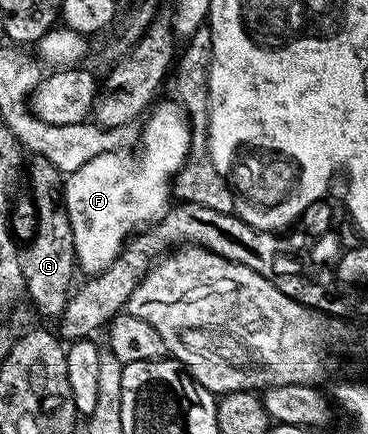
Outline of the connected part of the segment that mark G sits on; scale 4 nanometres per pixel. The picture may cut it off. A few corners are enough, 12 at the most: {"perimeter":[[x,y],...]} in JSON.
{"perimeter":[[28,162],[37,234],[21,249],[25,292],[57,319],[78,268],[65,182]]}

